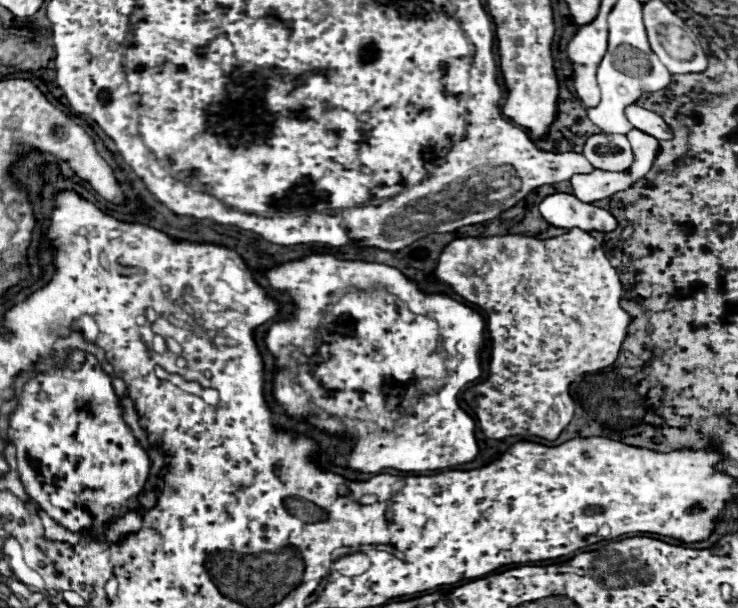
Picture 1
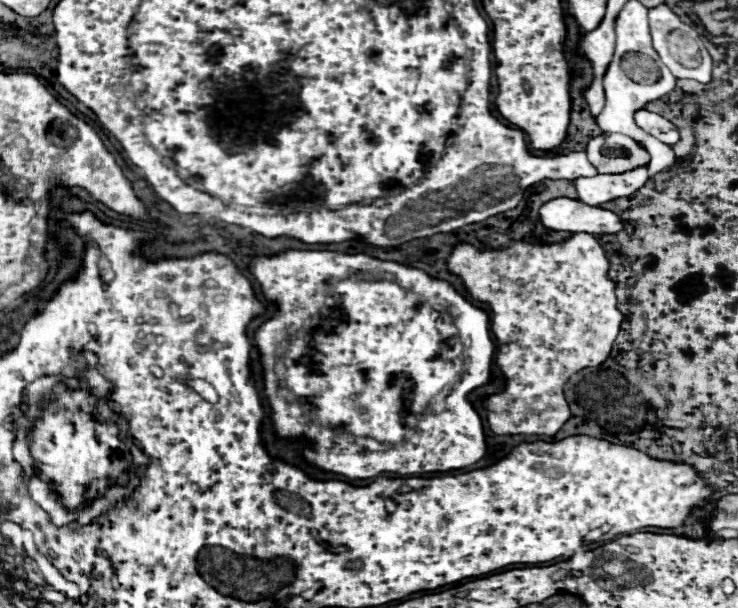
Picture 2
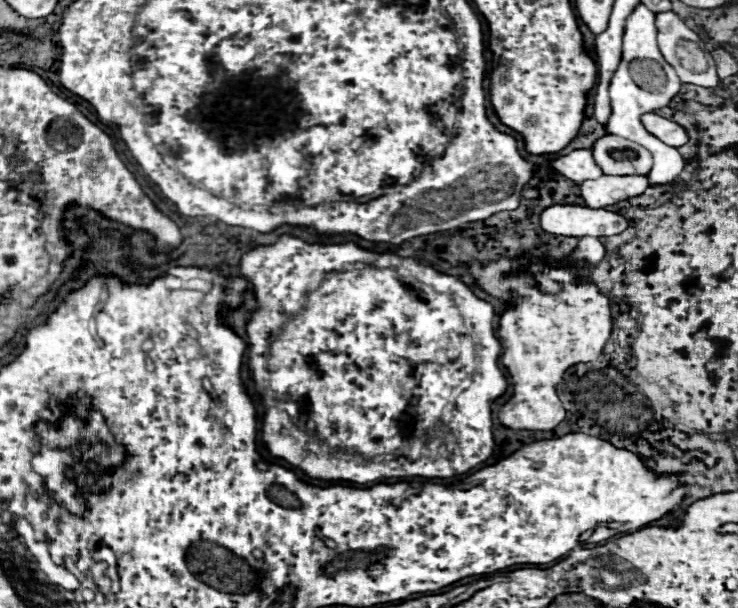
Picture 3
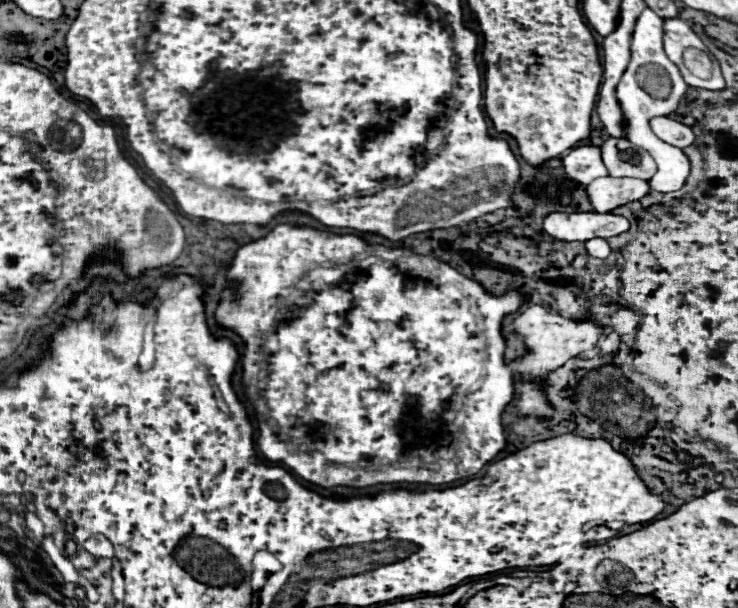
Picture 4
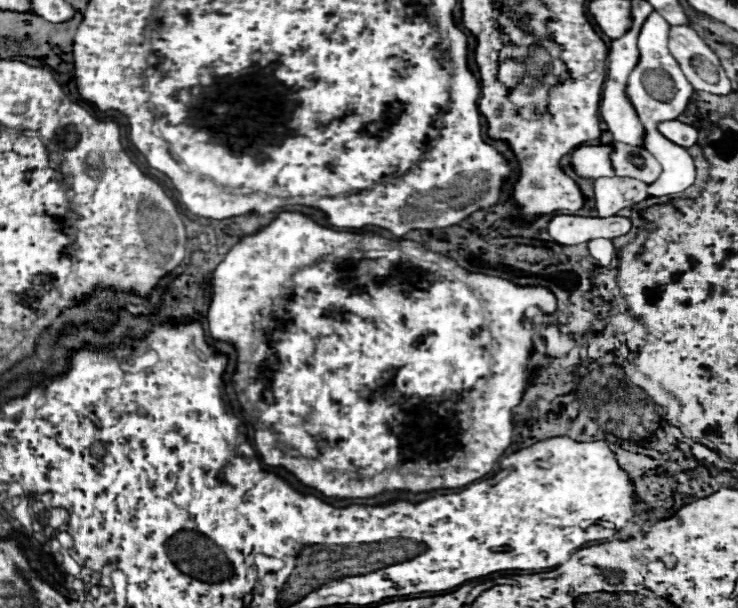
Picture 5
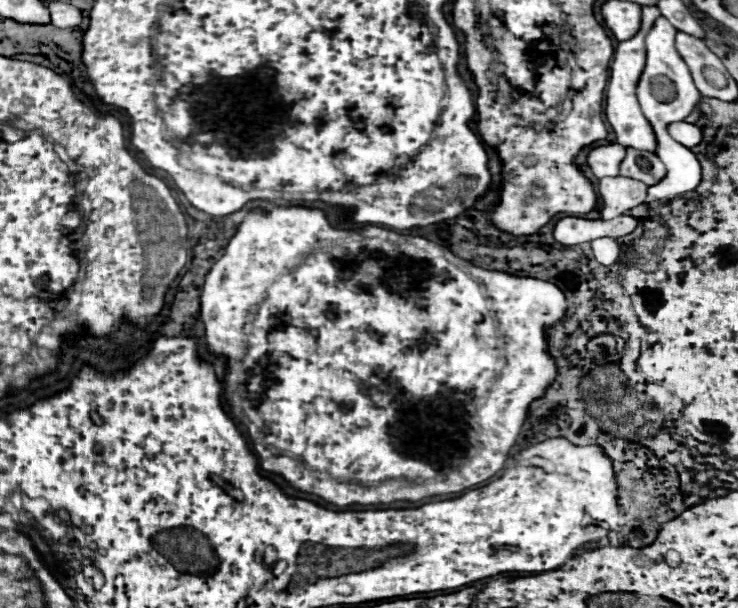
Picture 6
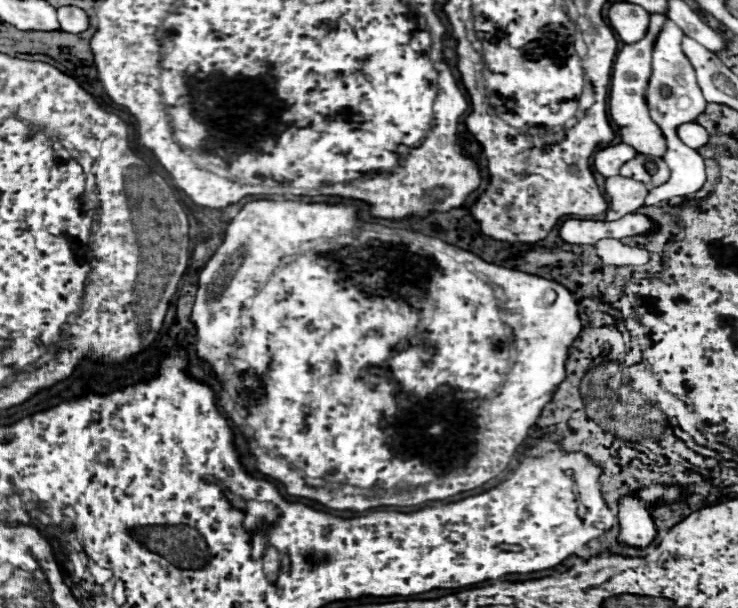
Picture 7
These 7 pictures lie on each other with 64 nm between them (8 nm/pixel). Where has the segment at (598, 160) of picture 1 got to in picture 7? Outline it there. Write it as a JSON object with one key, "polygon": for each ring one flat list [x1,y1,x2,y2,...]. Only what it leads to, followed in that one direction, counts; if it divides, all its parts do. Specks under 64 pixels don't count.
{"polygon":[[636,156,636,160,630,160,620,168,620,176,634,178,638,182,644,182,648,190,664,184,670,178,670,168,664,160,656,160,654,156]]}

